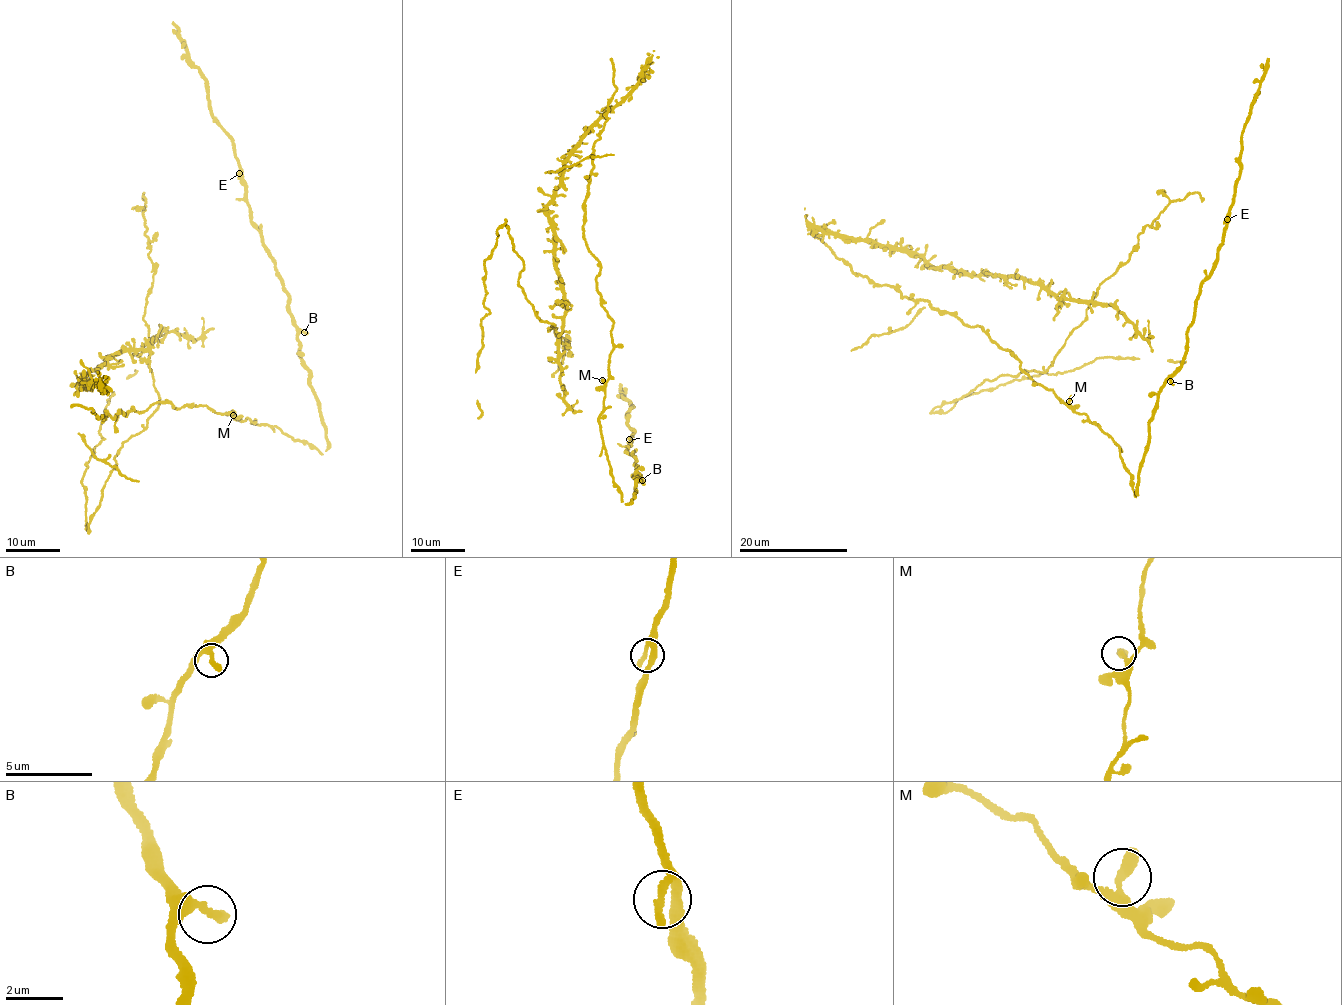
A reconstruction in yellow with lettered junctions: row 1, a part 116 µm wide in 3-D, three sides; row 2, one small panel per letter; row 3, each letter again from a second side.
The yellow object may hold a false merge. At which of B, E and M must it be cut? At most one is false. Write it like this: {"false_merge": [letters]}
{"false_merge": []}

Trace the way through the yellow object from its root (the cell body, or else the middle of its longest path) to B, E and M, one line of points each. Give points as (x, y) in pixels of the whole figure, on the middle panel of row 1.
B: (605, 124), (593, 147), (583, 230), (613, 322), (599, 421), (625, 503), (639, 472), (642, 480)
E: (605, 124), (593, 147), (583, 230), (613, 322), (599, 421), (627, 504), (640, 480), (629, 439)
M: (605, 124), (593, 147), (583, 230), (600, 268), (597, 291), (613, 322), (609, 376), (602, 380)

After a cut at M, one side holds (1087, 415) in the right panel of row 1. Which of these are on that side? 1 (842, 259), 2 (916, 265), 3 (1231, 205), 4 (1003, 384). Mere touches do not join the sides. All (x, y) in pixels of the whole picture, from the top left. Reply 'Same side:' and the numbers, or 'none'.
Same side: 1, 3

